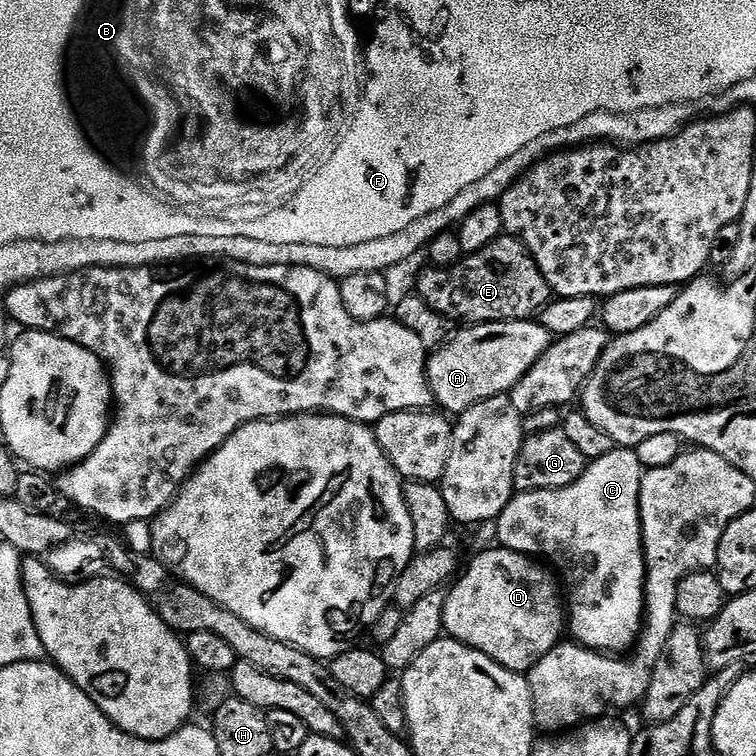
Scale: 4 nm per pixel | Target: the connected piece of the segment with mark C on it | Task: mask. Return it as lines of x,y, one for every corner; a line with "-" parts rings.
618,446
606,454
606,458
591,461
582,478
570,486
558,490
516,492
494,522
499,547
547,562
558,573
563,587
572,588
566,592
567,631
572,631
571,639
575,643
596,652
627,653
639,641
644,626
646,566
640,525
640,483
645,471
638,462
636,451

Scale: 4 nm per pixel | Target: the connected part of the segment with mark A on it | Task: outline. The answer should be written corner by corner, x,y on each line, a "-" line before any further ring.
535,319
499,320
464,326
459,330
457,336
455,333
428,357
428,385
432,399
448,414
459,414
478,402
511,393
526,370
546,354
554,339

